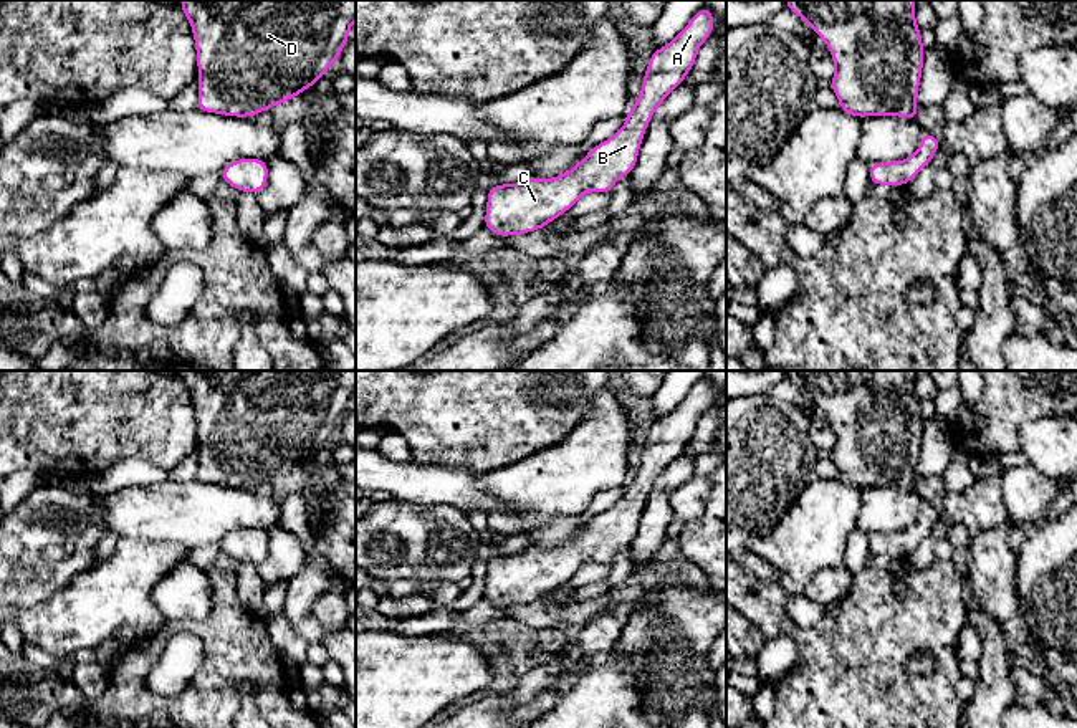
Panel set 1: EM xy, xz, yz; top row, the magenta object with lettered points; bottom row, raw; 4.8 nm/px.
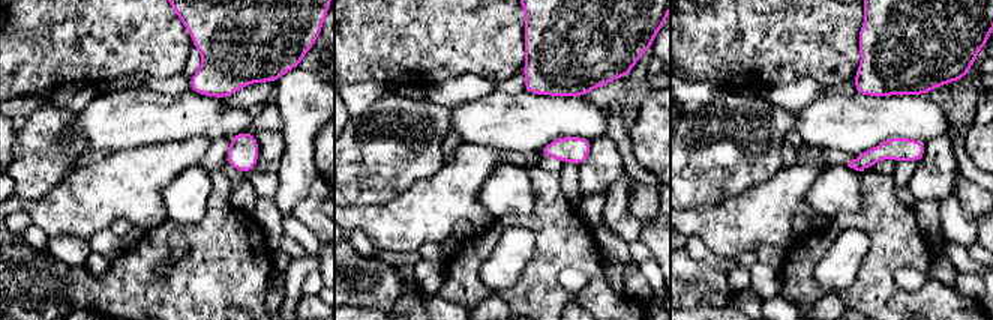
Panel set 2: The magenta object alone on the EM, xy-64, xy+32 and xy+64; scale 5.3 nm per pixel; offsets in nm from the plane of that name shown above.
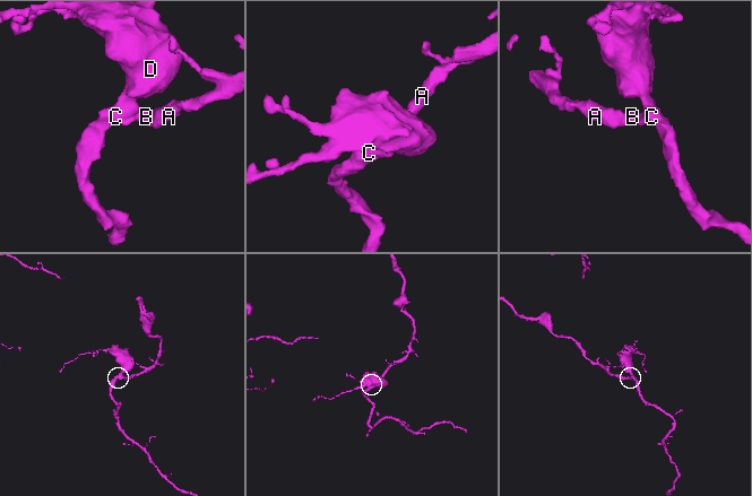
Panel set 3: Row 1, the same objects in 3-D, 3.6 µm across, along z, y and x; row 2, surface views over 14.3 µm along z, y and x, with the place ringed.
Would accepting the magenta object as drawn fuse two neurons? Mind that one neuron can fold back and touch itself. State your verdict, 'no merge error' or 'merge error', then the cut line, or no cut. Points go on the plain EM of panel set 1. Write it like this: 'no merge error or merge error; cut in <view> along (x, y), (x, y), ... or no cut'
no merge error; no cut

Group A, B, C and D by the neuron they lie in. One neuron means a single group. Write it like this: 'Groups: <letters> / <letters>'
Groups: A B C D

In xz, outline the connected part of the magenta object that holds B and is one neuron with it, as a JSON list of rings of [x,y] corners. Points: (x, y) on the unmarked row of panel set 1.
[[[705,376],[668,415],[652,422],[642,462],[625,485],[625,496],[594,516],[566,544],[553,549],[528,548],[518,554],[490,558],[483,597],[495,607],[531,604],[569,582],[586,563],[612,564],[614,554],[632,544],[657,478],[683,453],[700,417],[713,400],[713,381]]]

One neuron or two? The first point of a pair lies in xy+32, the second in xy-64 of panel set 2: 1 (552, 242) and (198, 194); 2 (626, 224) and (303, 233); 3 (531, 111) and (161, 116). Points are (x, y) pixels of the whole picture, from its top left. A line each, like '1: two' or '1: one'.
1: two
2: two
3: one

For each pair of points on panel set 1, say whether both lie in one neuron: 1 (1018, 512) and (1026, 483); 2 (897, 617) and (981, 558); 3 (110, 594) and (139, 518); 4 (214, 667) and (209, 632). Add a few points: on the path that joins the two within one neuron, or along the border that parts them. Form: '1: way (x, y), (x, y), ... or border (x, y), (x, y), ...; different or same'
1: way (1024, 505), (1026, 490); same
2: border (963, 576), (968, 609); different
3: border (119, 538), (164, 540), (169, 543); different
4: way (214, 659), (214, 641); same

